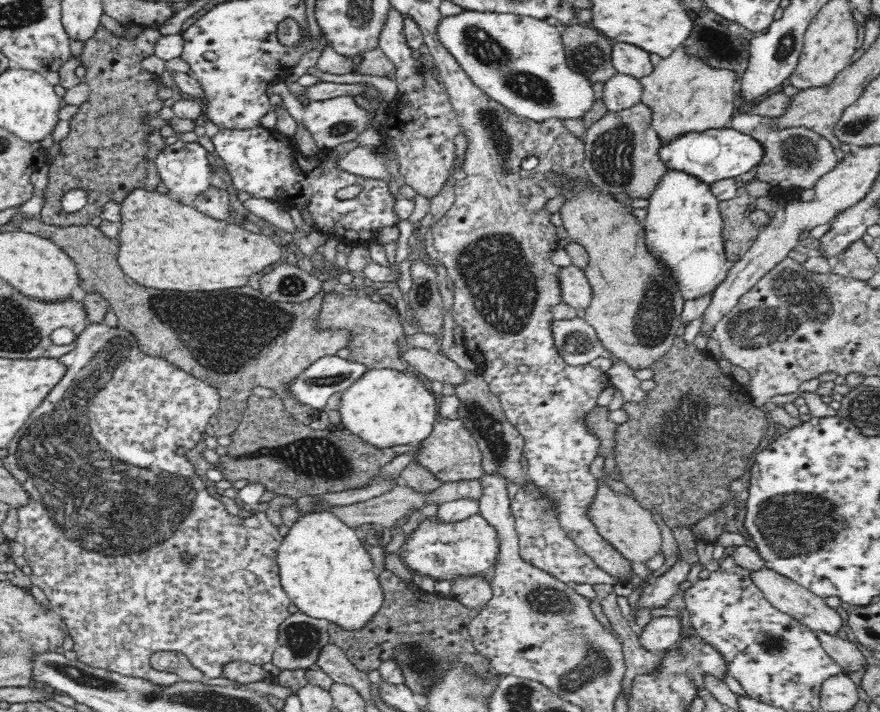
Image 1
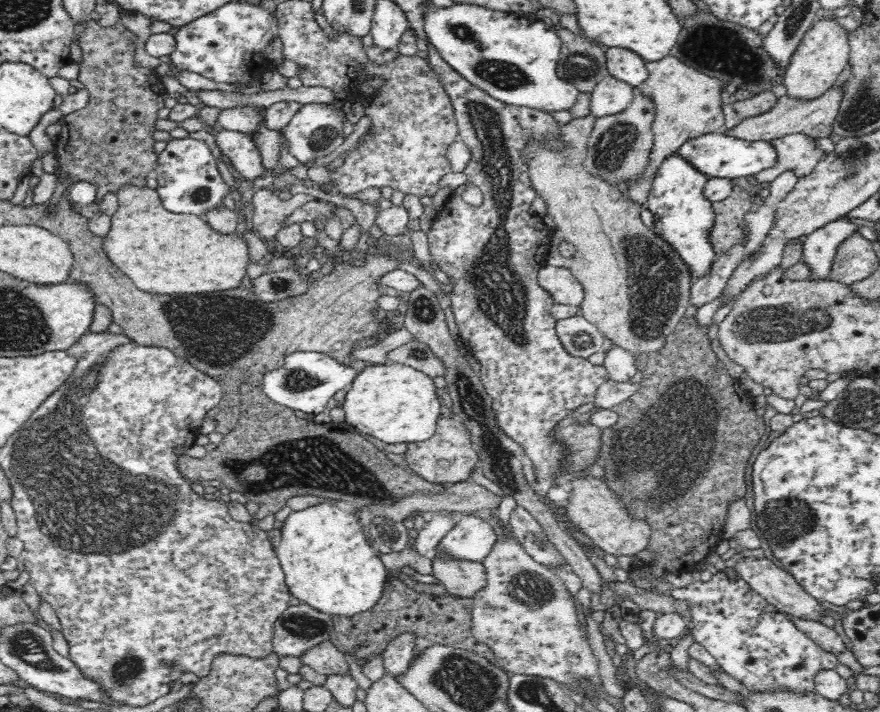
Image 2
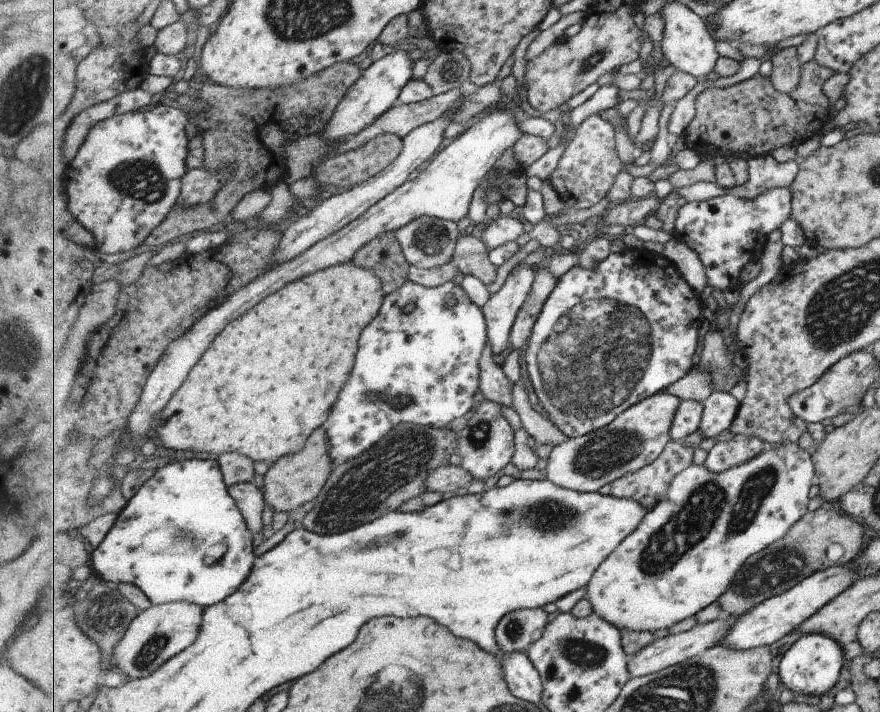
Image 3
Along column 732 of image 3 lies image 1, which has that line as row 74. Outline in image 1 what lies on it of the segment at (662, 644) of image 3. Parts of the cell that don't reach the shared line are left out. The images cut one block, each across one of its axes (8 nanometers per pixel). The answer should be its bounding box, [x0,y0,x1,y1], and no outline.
[602,73,644,111]

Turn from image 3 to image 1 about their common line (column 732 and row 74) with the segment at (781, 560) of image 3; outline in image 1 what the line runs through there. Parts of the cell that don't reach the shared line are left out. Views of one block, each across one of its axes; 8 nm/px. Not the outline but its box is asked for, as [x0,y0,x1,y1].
[561,24,617,82]

